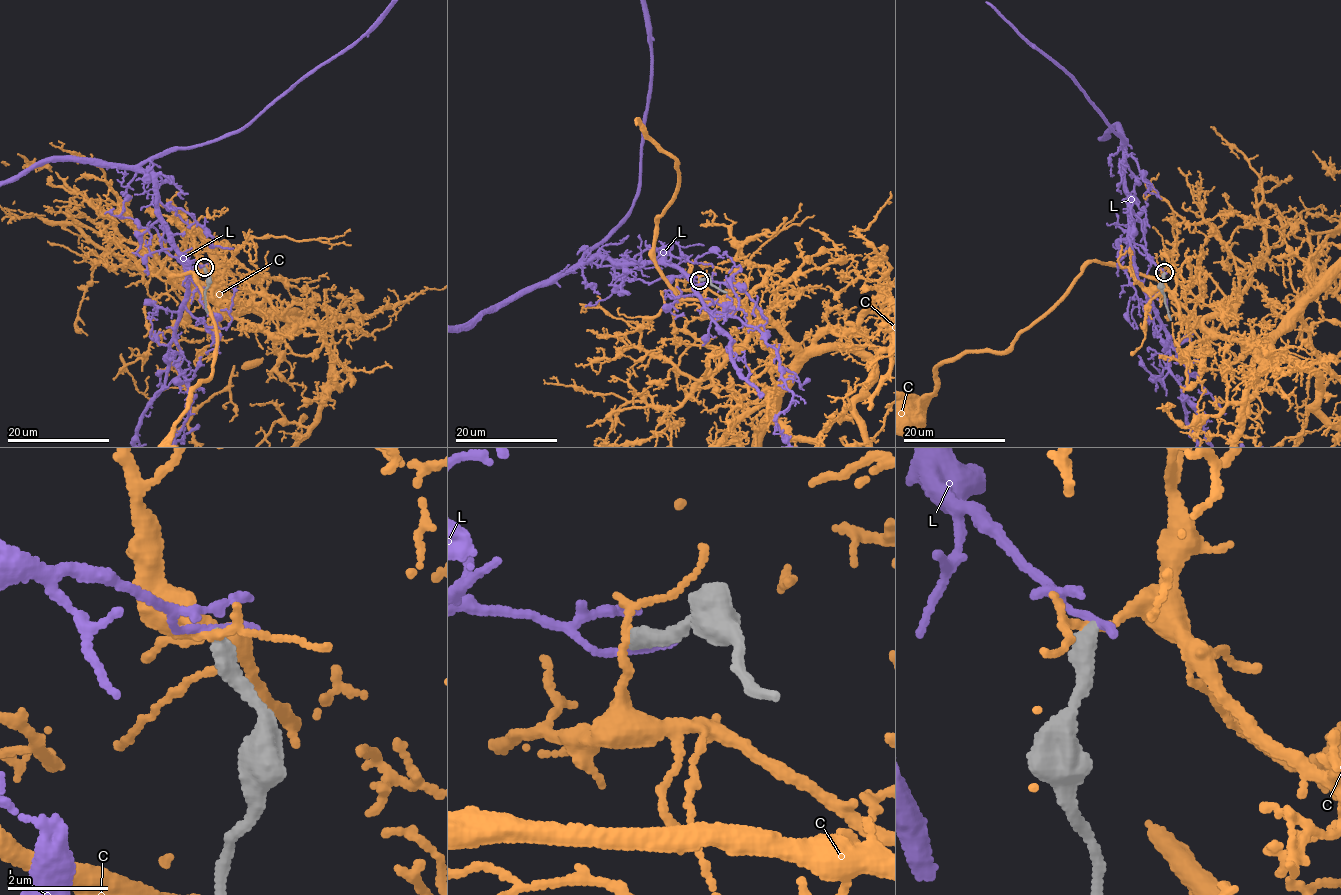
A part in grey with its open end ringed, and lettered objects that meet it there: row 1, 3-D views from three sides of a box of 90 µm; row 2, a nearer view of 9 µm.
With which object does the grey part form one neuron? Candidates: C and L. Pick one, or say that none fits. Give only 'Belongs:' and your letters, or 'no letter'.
Belongs: no letter

